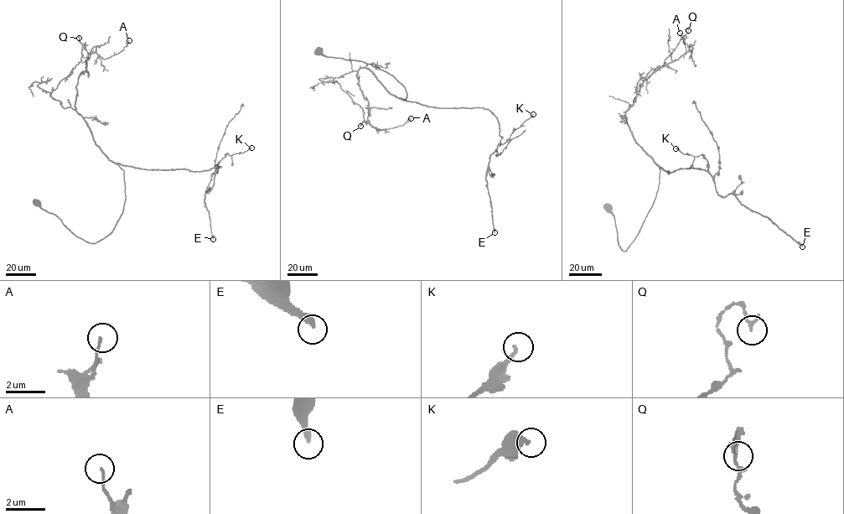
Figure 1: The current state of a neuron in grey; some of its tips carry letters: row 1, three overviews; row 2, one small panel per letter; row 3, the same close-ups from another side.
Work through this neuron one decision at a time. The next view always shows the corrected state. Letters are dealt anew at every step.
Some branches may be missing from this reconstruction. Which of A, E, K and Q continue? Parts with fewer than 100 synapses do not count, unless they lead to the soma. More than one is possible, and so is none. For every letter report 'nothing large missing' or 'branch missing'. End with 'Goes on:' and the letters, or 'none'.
A: nothing large missing
E: branch missing
K: nothing large missing
Q: nothing large missing
Goes on: E

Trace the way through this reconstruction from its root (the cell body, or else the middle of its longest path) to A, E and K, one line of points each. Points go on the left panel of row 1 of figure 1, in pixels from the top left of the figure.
A: (37, 204), (90, 243), (114, 228), (124, 171), (76, 111), (76, 86), (91, 54), (108, 58), (129, 40)
E: (37, 204), (95, 243), (123, 210), (117, 163), (218, 166), (204, 200), (213, 239)
K: (37, 204), (95, 243), (123, 210), (117, 163), (208, 170), (251, 147)

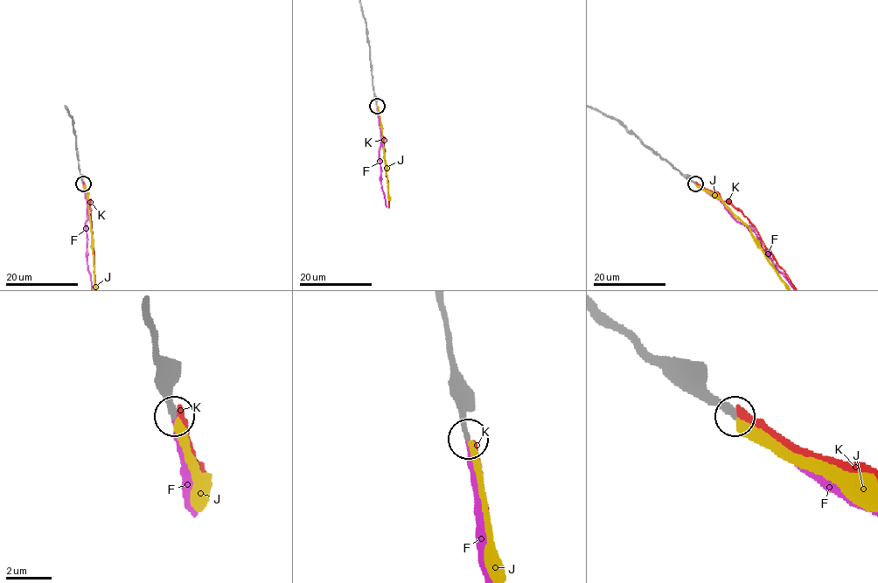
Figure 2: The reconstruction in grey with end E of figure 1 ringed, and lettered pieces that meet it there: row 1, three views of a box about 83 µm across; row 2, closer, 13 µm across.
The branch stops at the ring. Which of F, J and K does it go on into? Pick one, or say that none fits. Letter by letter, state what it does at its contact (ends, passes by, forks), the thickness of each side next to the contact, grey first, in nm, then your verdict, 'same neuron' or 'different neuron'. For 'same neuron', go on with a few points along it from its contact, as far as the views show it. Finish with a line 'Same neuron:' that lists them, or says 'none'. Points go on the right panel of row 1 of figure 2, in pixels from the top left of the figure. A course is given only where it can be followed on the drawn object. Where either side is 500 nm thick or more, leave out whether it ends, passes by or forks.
F: it ends there; 280 nm thick on the grey side, 280 nm on the other; same neuron
J: it ends there; 260 nm thick on the grey side, 340 nm on the other; different neuron
K: it ends there; 280 nm thick on the grey side, 280 nm on the other; different neuron
Same neuron: F

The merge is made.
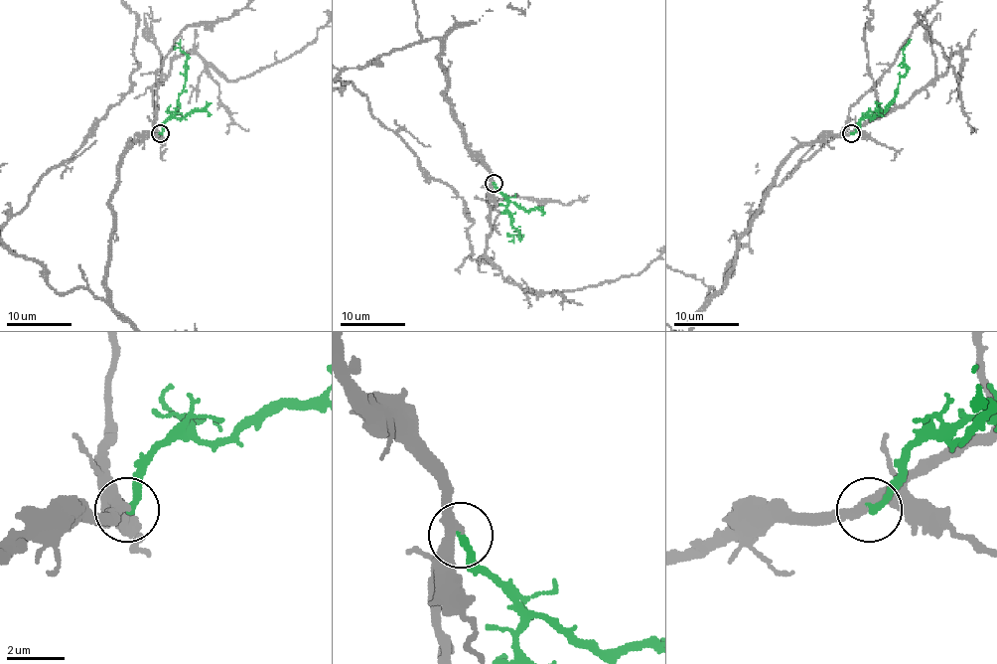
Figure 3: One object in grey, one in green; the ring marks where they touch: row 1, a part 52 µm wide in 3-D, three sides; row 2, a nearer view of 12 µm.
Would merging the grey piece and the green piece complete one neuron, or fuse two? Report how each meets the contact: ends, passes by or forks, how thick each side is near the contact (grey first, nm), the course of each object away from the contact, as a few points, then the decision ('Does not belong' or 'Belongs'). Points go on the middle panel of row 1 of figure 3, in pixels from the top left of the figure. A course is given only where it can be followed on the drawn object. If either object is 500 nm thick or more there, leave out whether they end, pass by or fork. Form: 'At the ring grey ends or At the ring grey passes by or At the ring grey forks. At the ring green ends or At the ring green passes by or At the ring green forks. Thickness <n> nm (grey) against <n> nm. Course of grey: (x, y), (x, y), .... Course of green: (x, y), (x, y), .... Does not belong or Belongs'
At the ring grey passes by. At the ring green ends. Thickness 320 nm (grey) against 240 nm. Course of green: (494, 184), (511, 215), (511, 227), (518, 232), (520, 238), (513, 236), (513, 243). Belongs

